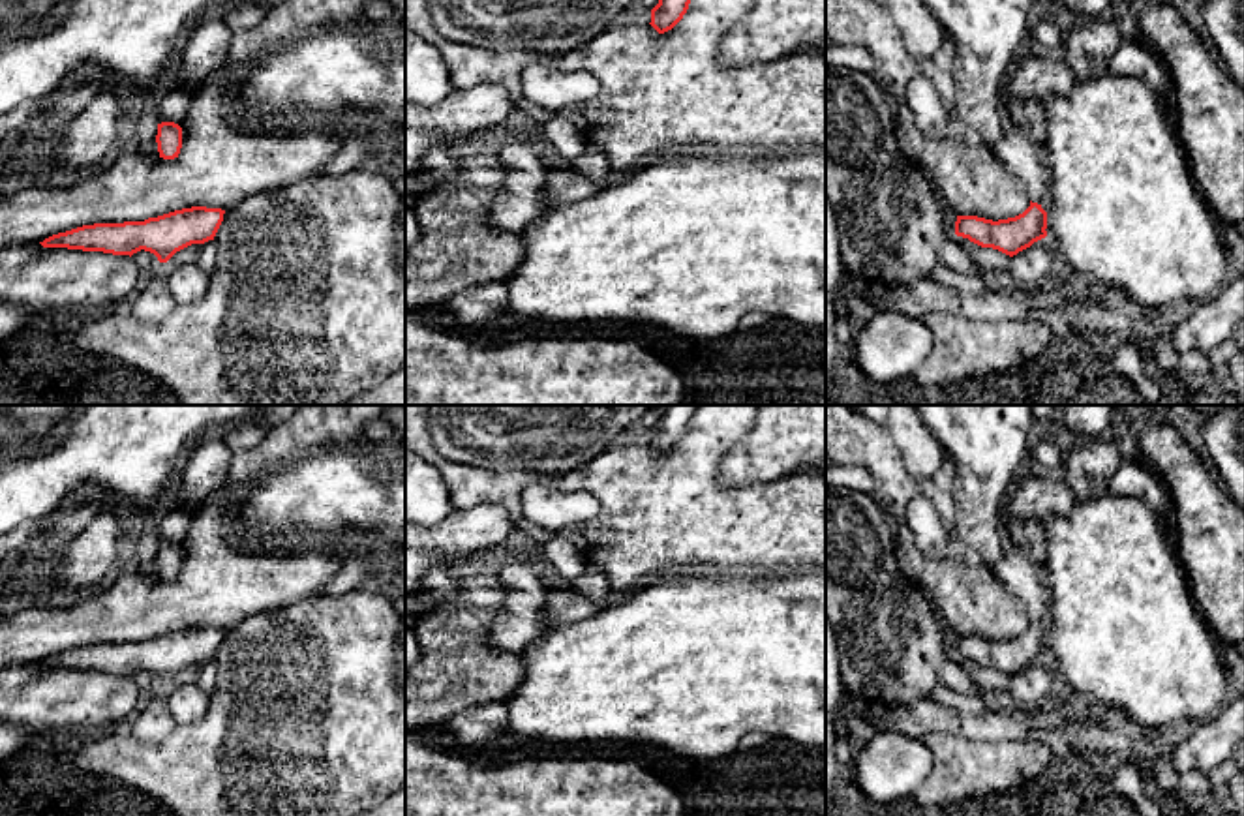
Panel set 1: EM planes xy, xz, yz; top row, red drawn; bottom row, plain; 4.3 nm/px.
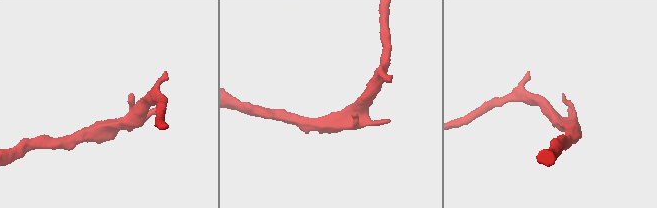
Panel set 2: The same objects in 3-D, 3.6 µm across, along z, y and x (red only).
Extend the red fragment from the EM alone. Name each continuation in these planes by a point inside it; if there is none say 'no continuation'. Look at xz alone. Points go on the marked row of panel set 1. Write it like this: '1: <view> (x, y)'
no continuation

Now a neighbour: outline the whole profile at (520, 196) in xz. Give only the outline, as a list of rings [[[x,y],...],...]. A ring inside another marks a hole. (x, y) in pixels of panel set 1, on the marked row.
[[[505,141],[495,156],[503,180],[488,221],[508,233],[522,233],[550,208],[544,201],[544,180],[550,171],[527,141]]]

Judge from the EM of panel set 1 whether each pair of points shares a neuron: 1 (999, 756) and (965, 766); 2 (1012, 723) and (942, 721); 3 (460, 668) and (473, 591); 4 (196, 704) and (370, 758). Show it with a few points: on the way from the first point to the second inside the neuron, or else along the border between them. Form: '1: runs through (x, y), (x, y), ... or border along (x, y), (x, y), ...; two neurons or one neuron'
1: runs through (991, 764), (972, 766); one neuron
2: runs through (995, 723), (959, 723); one neuron
3: runs through (460, 649), (460, 625), (473, 610); one neuron
4: border along (209, 695), (209, 711), (201, 719), (177, 725); two neurons

